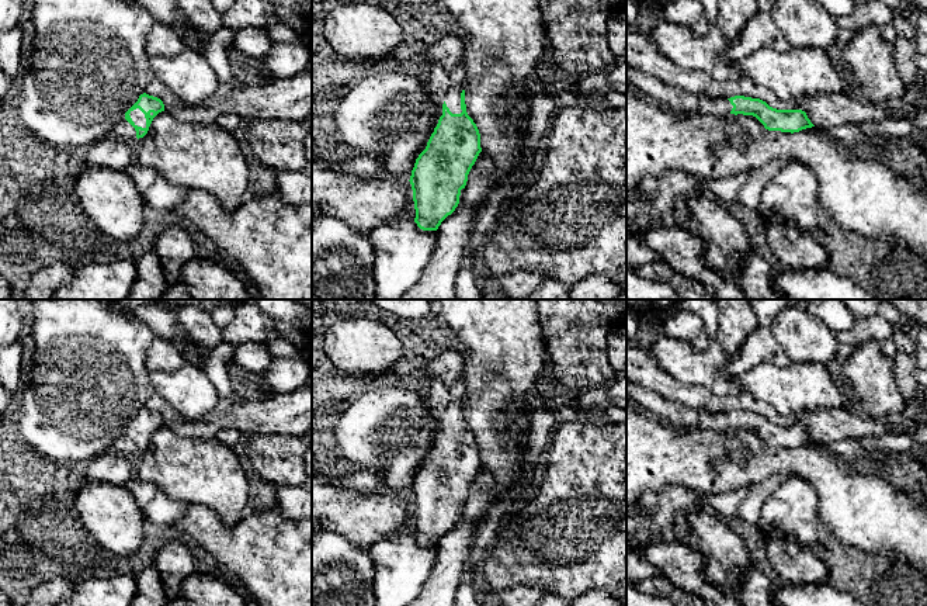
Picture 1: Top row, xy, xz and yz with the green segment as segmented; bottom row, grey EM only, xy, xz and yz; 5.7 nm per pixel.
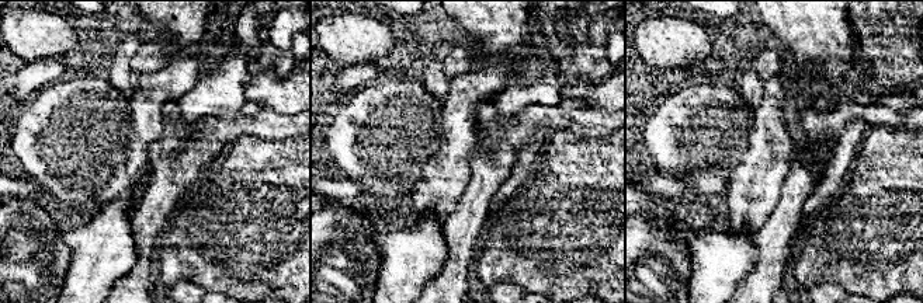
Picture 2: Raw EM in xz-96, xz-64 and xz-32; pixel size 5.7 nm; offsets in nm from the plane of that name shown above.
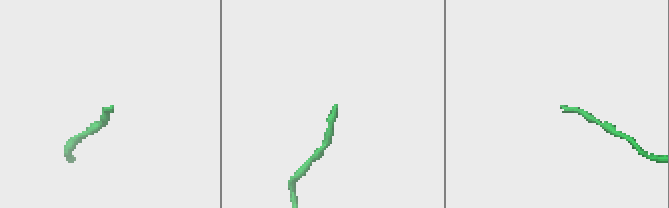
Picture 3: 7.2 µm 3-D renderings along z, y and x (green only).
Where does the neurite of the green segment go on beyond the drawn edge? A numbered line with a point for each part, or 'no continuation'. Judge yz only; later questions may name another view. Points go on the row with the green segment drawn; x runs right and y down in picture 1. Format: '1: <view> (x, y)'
1: yz (721, 107)

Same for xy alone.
1: xy (138, 117)

